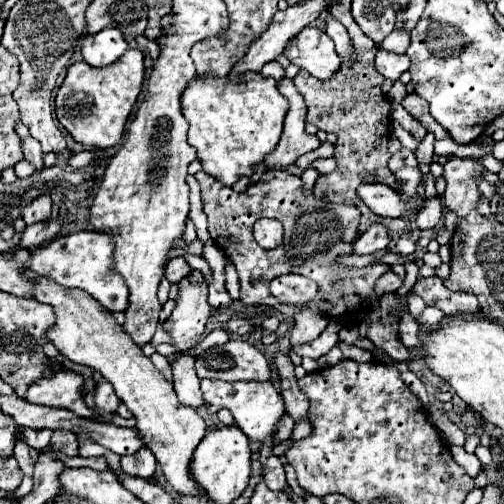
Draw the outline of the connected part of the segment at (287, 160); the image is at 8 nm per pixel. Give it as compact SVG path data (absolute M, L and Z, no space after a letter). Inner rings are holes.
M284 77L278 83L278 91L290 101L290 109L286 113L284 131L282 131L282 137L280 137L276 149L272 153L268 153L268 157L264 159L268 169L274 169L276 165L282 165L282 167L294 165L294 161L300 155L320 147L318 137L312 137L312 135L308 135L304 131L304 125L306 125L306 103L304 103L302 95L298 93L298 89L294 87L292 79Z

